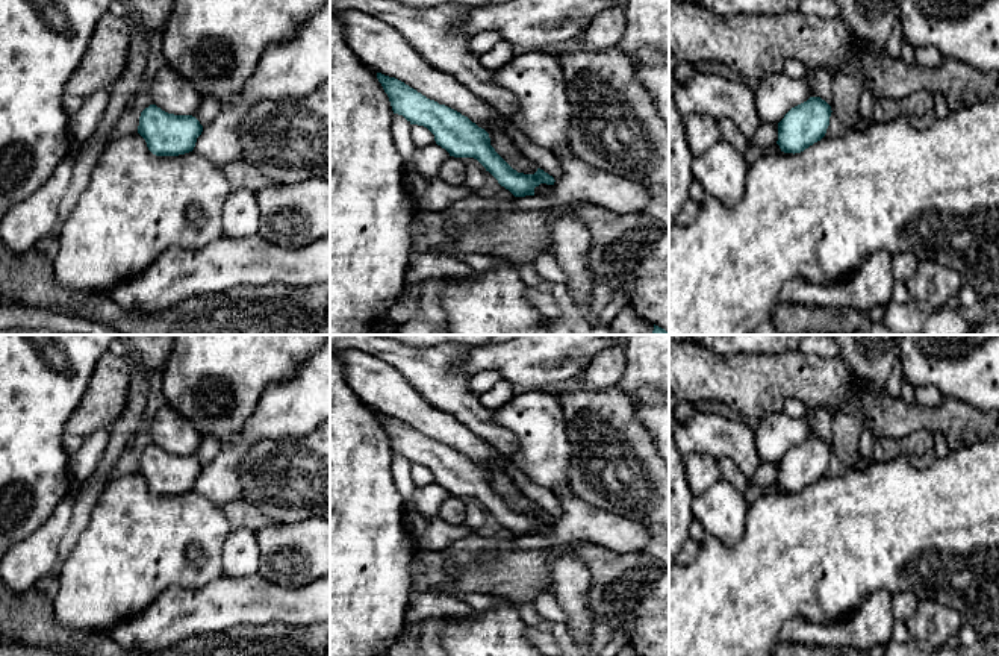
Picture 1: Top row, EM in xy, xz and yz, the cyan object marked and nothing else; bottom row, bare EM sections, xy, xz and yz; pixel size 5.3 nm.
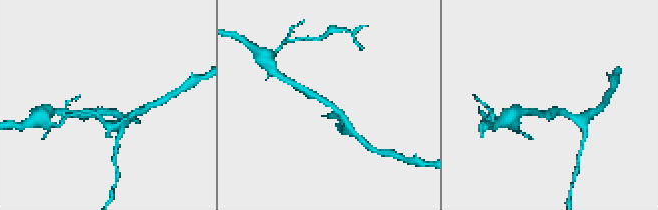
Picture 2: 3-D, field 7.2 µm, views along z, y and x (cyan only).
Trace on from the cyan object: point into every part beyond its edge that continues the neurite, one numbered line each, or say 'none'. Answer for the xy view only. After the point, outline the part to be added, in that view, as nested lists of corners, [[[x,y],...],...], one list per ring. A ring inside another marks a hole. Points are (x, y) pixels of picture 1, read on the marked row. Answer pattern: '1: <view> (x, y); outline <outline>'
none

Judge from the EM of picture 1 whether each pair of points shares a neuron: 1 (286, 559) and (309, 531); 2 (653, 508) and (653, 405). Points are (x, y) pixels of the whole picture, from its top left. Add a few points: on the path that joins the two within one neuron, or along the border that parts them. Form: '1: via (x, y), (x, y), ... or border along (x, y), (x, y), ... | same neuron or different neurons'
1: via (294, 552), (308, 538) | same neuron
2: border along (633, 409), (653, 441) | different neurons

